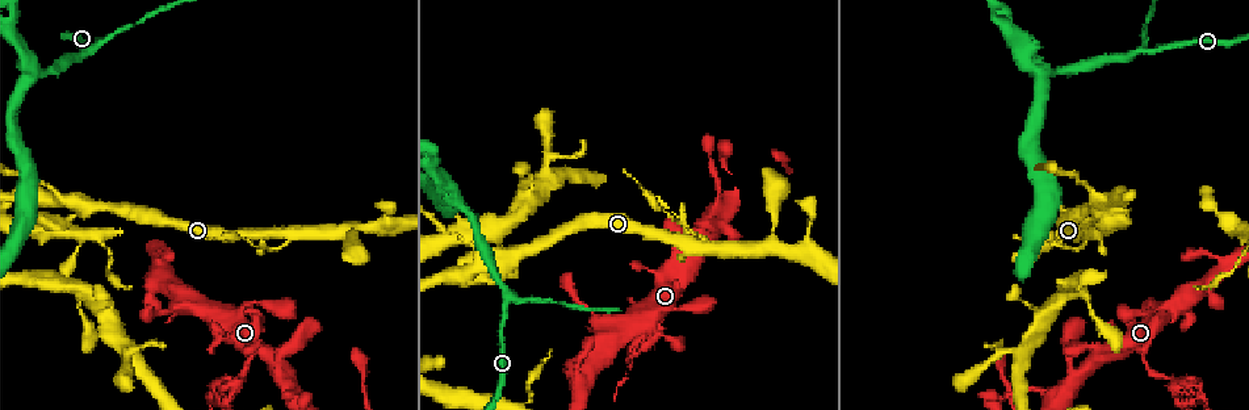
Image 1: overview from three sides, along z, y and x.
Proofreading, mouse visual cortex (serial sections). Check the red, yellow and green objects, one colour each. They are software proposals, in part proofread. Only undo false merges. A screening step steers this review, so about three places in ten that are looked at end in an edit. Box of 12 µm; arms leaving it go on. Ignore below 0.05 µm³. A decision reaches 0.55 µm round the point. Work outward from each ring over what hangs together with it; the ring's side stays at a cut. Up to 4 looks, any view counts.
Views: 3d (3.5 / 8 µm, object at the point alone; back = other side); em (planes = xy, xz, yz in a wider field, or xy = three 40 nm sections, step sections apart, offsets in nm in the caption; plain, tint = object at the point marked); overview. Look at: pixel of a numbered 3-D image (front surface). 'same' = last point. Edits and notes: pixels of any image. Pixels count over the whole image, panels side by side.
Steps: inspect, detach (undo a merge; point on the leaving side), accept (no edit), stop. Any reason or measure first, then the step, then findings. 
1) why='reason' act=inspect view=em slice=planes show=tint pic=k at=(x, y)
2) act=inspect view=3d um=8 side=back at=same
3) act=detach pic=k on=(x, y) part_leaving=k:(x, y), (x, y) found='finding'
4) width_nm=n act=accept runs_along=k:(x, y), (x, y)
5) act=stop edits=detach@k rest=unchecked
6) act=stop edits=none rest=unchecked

why='small branch off a trunk' act=inspect view=3d um=3.5 pic=1 at=(291, 233)

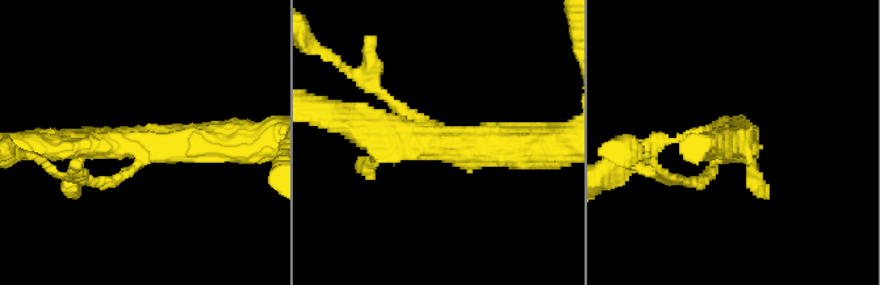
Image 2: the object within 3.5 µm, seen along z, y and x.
arms=3 arm_widths_nm=150,300,450 act=inspect view=em slice=planes show=tint pic=2 at=(437, 142)

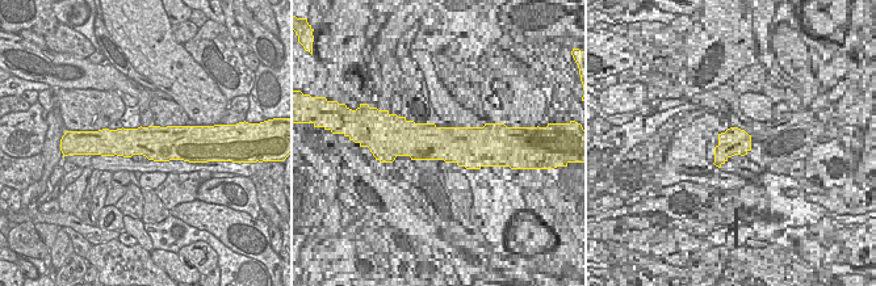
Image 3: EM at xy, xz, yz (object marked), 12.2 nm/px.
width_nm=420 act=detach pic=2 on=(378, 91) part_leaving=2:(413, 117), (329, 57) found='a second cell is stuck on'

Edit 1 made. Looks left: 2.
why='narrows sharply' act=inspect view=3d um=3.5 pic=1 at=(660, 334)

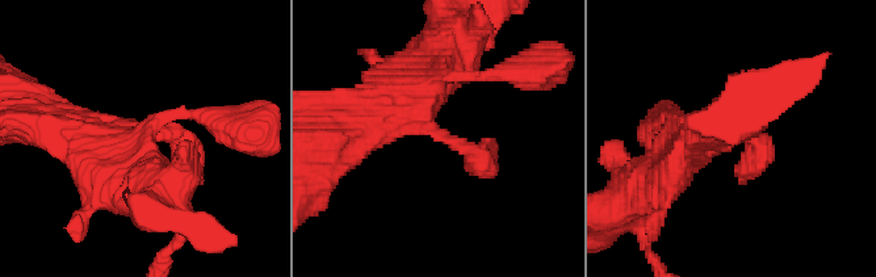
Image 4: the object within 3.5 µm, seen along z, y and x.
why='now the EM' act=inspect view=em slice=xy step=1 show=tint pic=4 at=(439, 134)

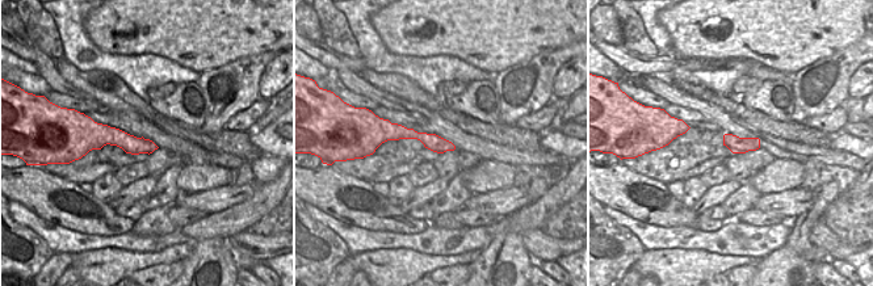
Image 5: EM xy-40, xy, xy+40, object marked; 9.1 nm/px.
act=accept runs_along=5:(385, 137), (414, 134), (450, 147) found='all the same cell'

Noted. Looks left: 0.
act=stop edits=detach@2 rest=unchecked

